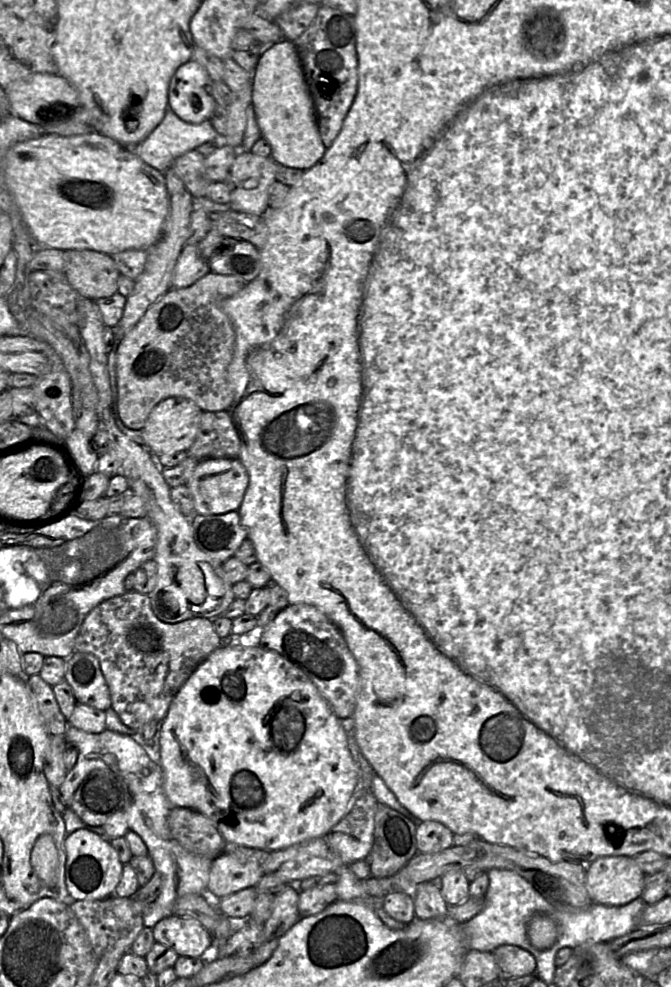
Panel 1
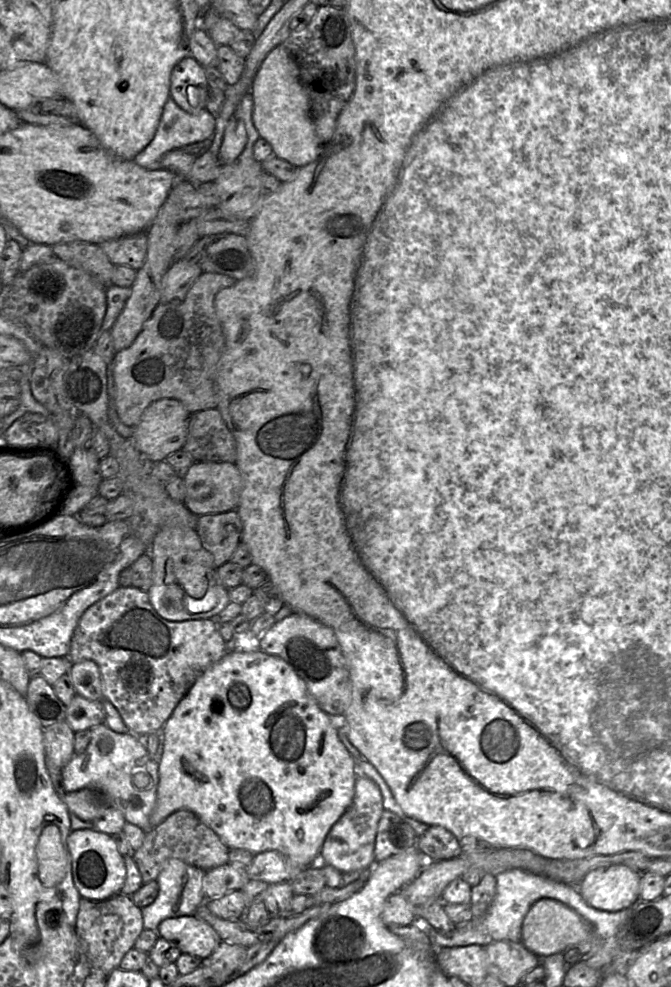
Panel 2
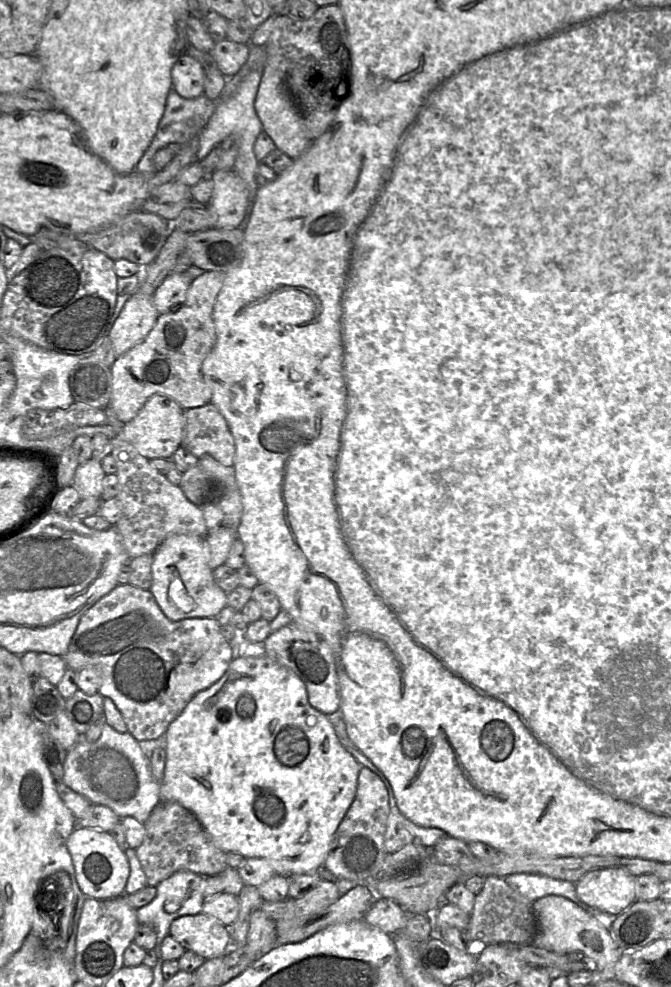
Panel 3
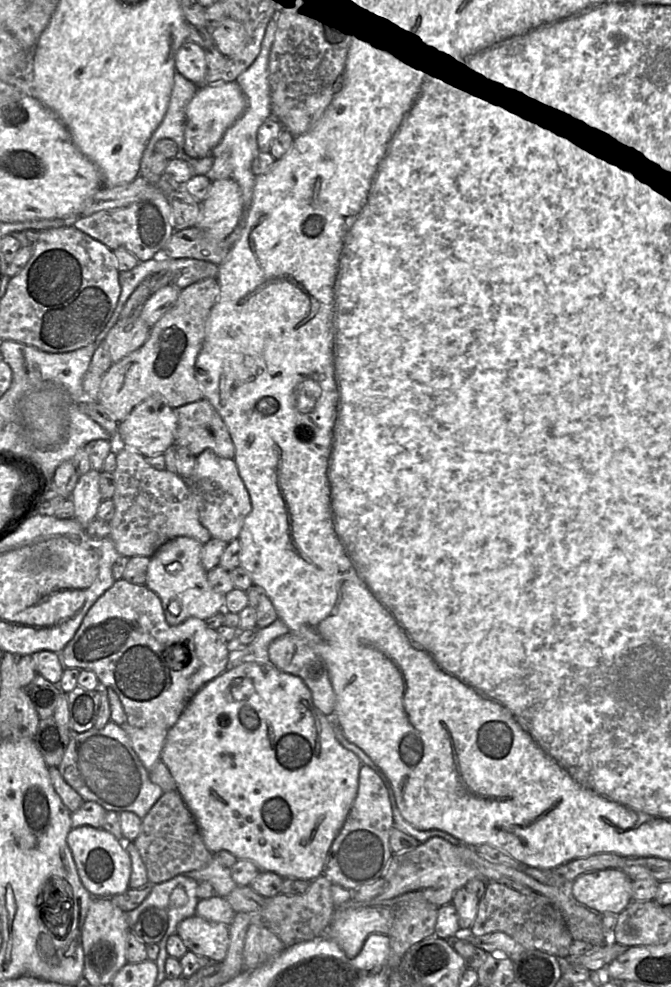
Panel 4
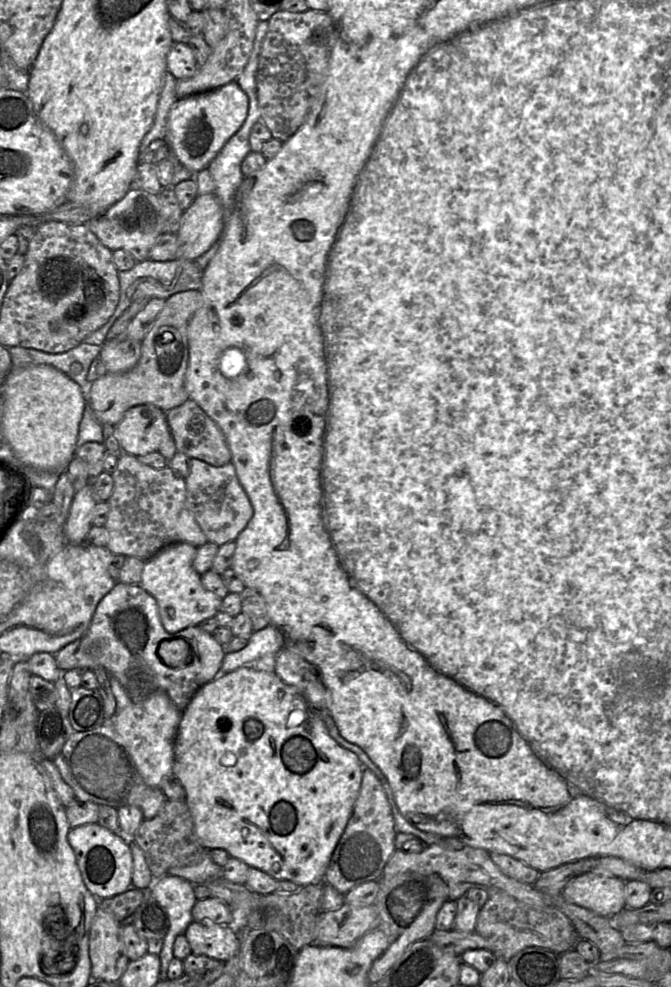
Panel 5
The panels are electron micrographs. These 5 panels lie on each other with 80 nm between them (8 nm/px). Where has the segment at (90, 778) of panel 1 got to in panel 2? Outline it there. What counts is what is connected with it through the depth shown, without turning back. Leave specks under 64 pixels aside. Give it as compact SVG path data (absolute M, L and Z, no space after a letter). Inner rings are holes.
M86 786L73 792L64 792L62 801L70 813L85 822L93 822L111 806L110 797L98 786Z

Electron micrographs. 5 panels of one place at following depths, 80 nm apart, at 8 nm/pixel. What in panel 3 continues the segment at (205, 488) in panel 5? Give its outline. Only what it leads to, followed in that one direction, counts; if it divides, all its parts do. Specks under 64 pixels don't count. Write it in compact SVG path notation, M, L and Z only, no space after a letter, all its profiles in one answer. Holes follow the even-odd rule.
M210 455L200 457L198 465L220 486L214 498L201 507L208 530L221 526L238 529L243 503L234 467L224 466Z

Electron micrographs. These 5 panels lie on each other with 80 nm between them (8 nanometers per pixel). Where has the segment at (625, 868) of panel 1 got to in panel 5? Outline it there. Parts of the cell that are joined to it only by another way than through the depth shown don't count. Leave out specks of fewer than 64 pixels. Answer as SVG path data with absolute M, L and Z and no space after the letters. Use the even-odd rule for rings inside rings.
M583 873L571 879L561 895L570 903L610 917L626 907L626 881L613 875Z

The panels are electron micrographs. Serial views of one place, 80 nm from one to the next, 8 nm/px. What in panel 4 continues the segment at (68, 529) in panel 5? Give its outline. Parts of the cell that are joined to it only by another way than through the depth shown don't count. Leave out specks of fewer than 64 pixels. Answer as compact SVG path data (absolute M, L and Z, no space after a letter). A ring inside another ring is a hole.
M94 469L80 476L70 497L74 504L74 519L84 527L96 518L102 501L99 476L100 472Z

